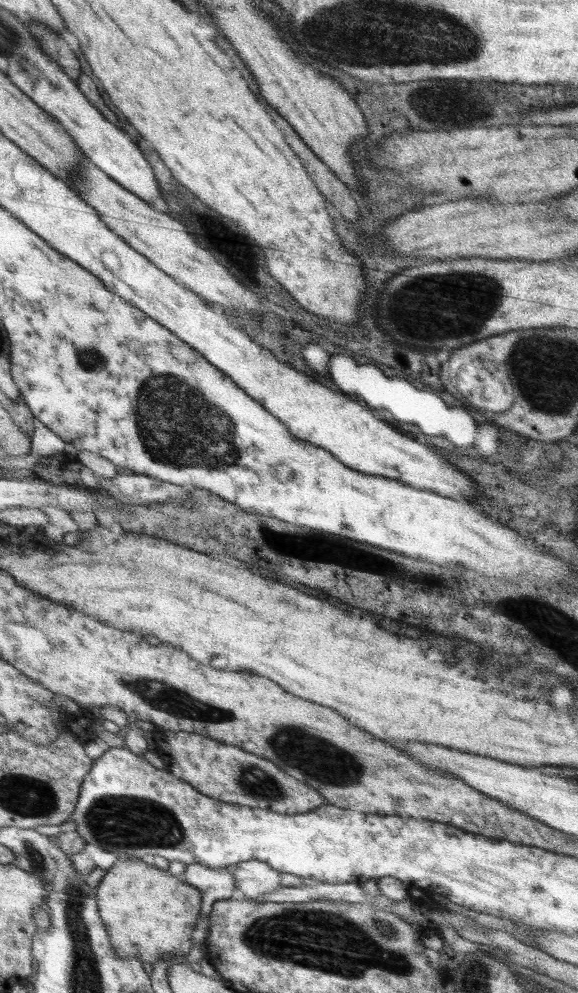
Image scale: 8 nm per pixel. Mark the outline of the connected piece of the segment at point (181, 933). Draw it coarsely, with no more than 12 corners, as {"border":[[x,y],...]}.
{"border":[[142,859],[96,888],[119,957],[193,948],[202,894]]}

